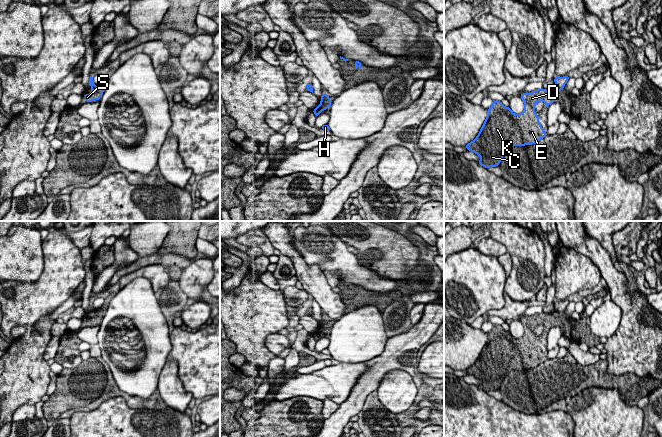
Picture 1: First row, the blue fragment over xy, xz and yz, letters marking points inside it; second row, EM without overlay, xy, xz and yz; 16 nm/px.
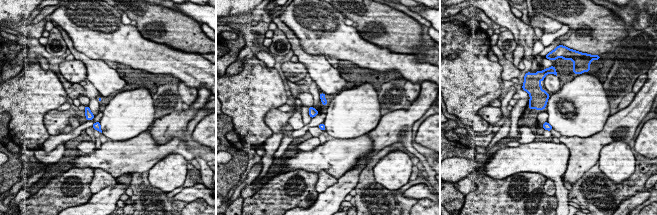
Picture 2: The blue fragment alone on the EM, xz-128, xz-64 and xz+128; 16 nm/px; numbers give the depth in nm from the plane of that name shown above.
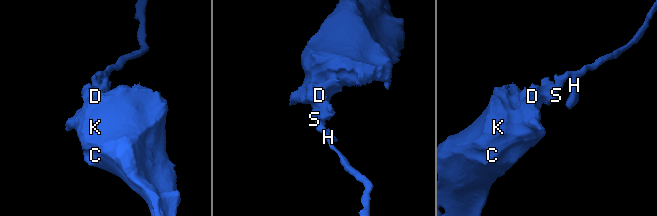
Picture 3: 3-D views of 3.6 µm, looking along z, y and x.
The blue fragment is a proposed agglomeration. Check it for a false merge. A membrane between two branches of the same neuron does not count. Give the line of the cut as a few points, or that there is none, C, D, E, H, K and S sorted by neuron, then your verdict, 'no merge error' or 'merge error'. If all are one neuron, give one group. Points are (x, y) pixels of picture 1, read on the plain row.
yz (555, 310), (557, 316) | C D E K S / H | merge error

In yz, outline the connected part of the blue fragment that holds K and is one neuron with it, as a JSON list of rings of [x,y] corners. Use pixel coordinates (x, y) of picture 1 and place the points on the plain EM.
[[[556,311],[553,315],[542,312],[532,317],[522,317],[520,321],[524,326],[524,335],[520,338],[514,338],[501,325],[493,325],[478,359],[465,371],[481,381],[478,387],[486,393],[499,390],[511,371],[532,369],[546,361],[535,337],[535,329],[543,325],[548,331],[557,320]]]

